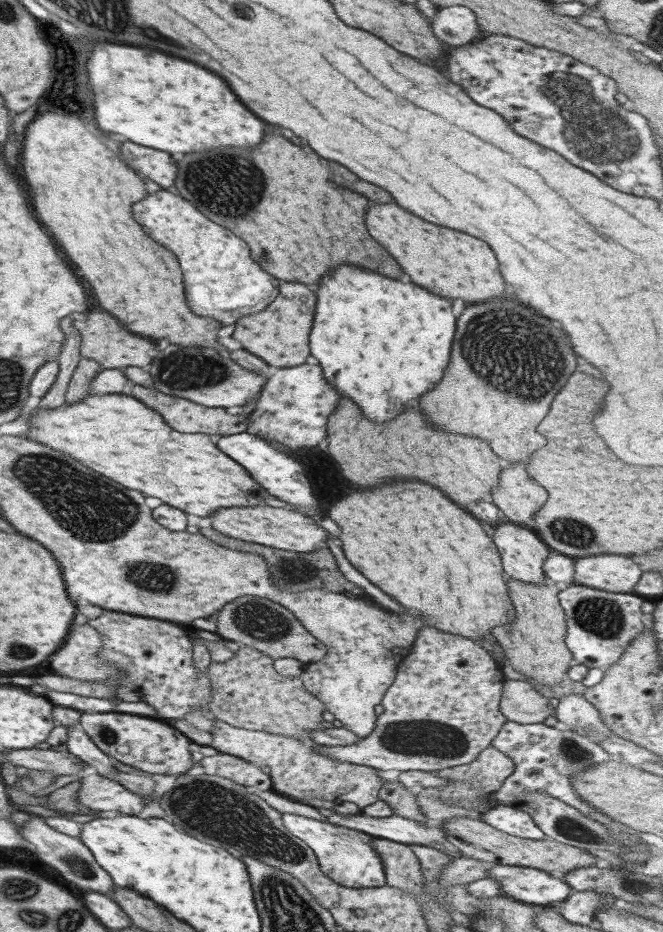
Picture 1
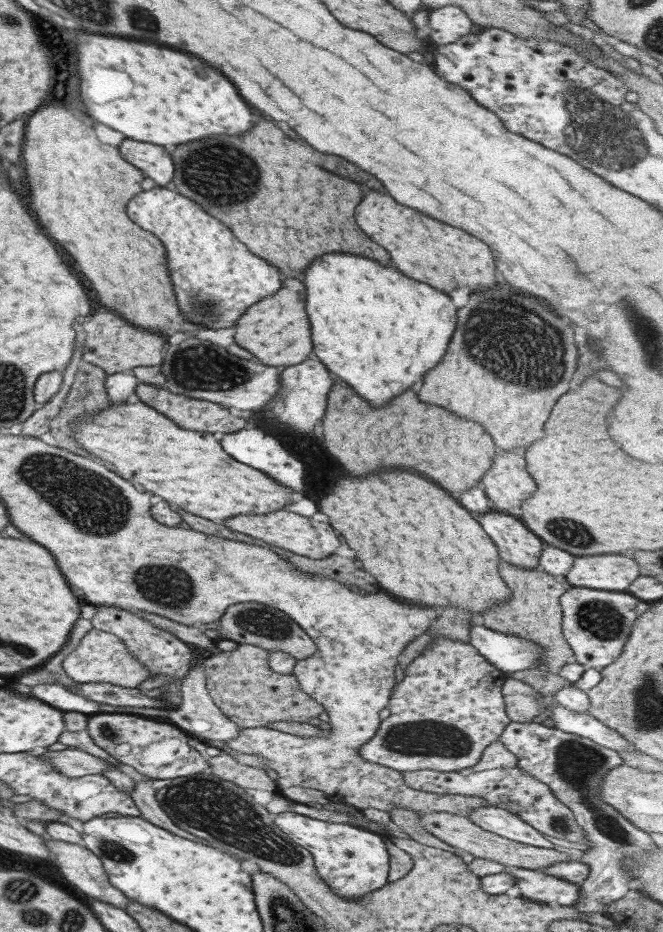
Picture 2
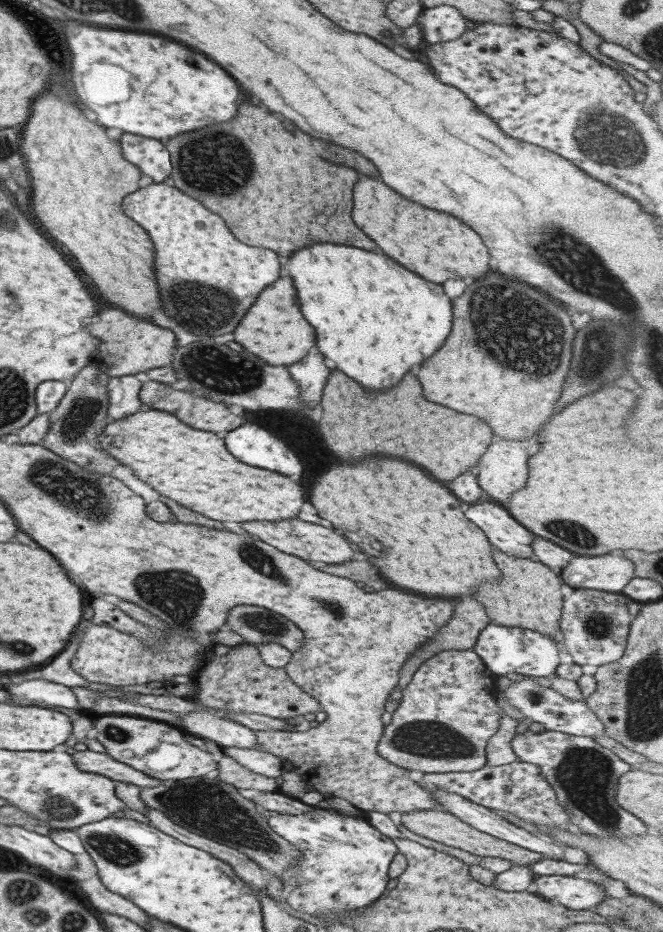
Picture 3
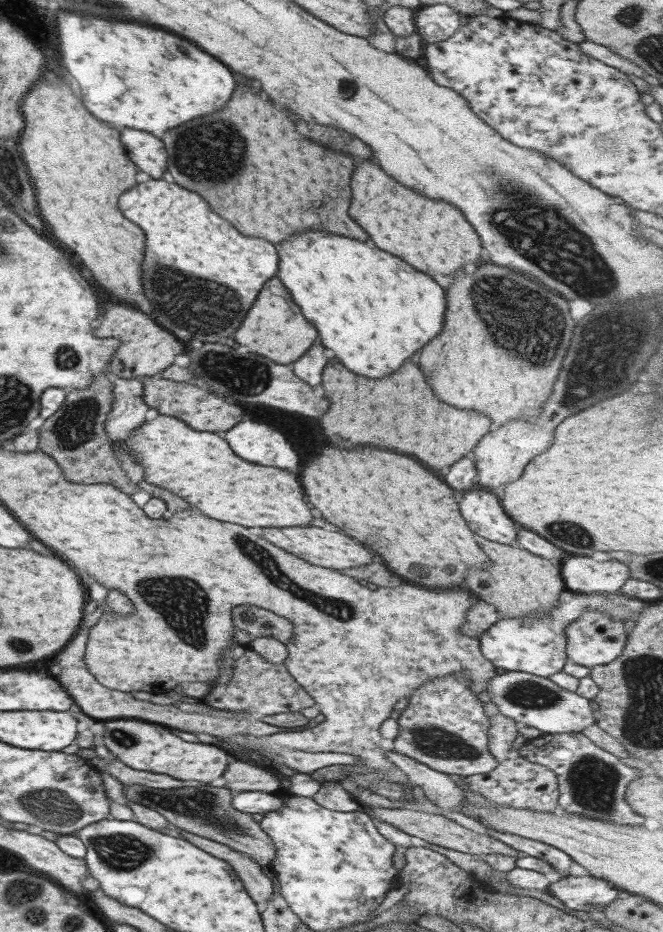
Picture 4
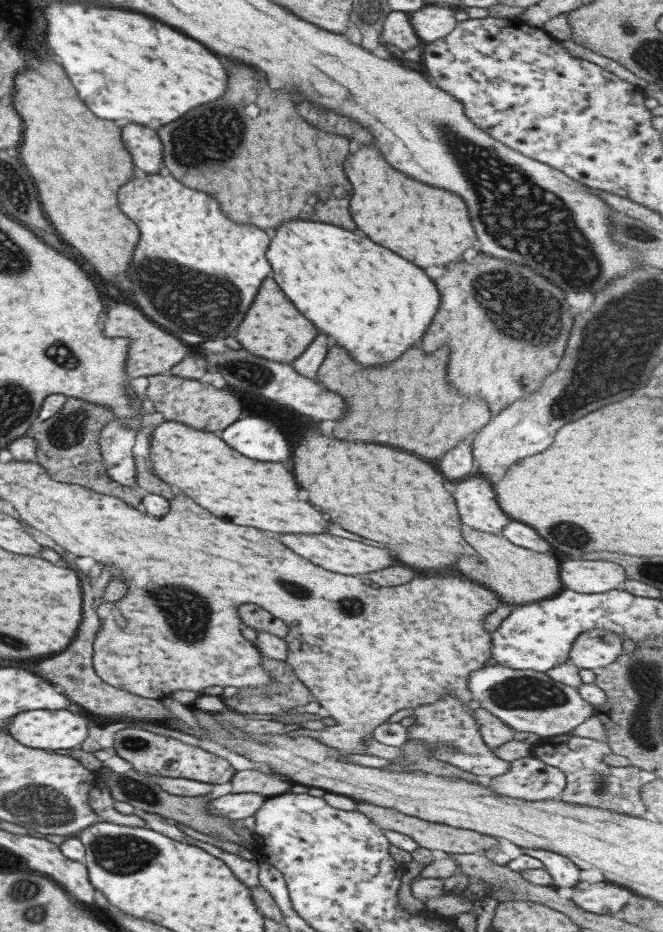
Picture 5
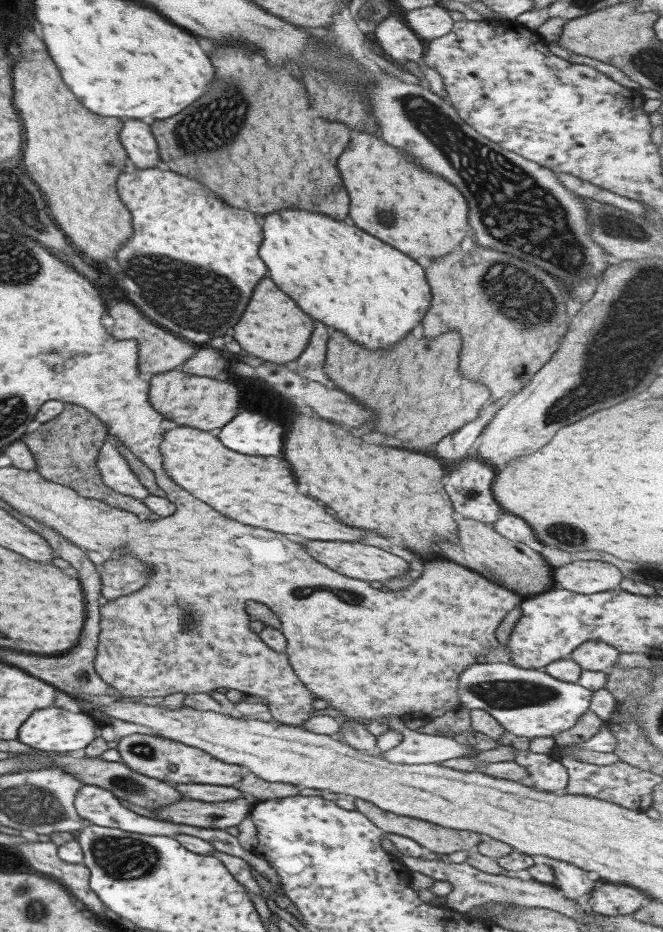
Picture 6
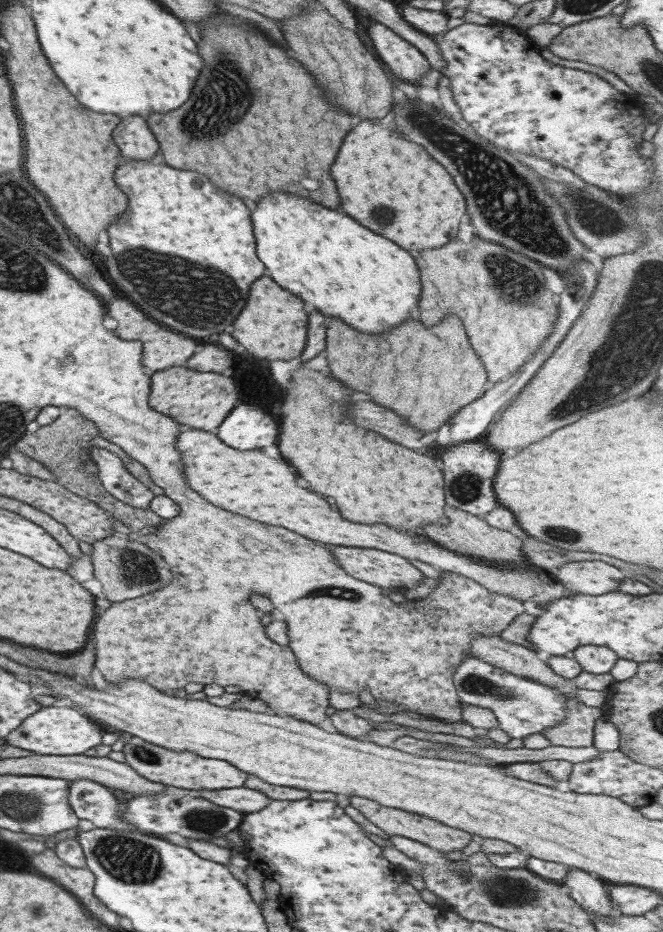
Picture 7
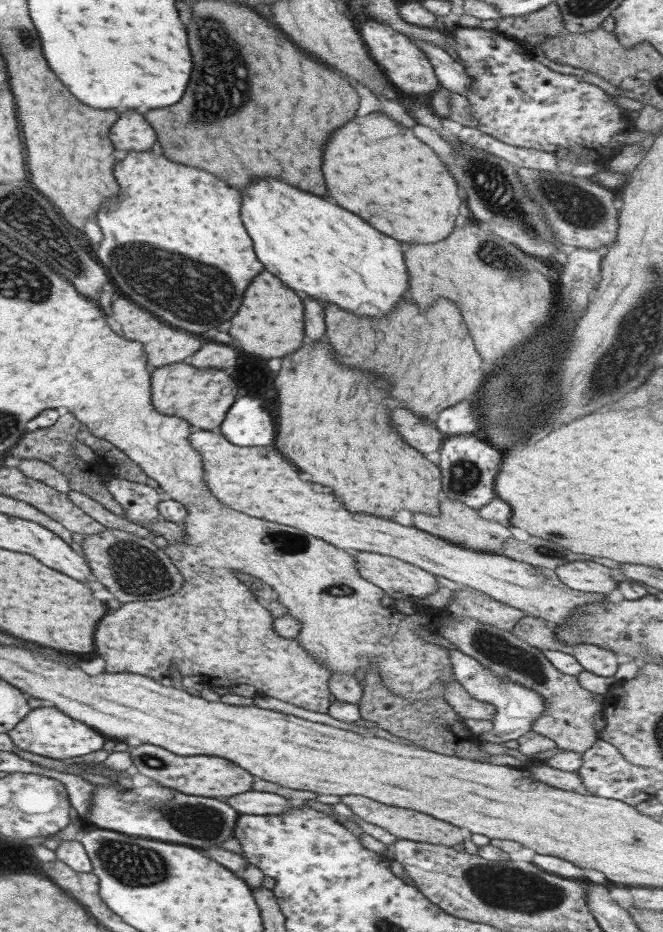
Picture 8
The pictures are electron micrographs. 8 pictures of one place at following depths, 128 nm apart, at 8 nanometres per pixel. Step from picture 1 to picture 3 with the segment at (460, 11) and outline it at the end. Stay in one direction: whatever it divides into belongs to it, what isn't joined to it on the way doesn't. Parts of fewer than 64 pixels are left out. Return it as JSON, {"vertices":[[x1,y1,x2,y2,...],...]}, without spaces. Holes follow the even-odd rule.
{"vertices":[[446,4,423,8,417,21,422,24,422,38,429,45,453,40,467,30,465,17]]}

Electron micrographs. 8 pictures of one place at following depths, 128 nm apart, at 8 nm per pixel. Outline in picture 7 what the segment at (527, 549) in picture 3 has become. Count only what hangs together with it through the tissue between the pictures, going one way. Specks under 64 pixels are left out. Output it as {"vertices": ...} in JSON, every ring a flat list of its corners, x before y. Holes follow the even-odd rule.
{"vertices":[[473,440,447,447,440,459,443,464,444,501,447,505,481,518,495,508,497,502,492,484,501,459,499,454,485,447,480,440]]}

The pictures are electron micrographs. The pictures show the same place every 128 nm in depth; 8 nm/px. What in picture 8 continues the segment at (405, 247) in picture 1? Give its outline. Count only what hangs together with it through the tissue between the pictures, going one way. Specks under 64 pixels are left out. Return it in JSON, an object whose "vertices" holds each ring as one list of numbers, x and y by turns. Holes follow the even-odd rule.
{"vertices":[[371,112,363,118,351,118,341,128,337,128,325,142,321,172,327,184,327,194,335,200,335,204,361,216,365,222,371,222,373,216,373,228,401,242,429,244,443,240,451,232,457,208,461,204,457,196,457,186,445,166,435,156,435,152,421,144,411,132,401,134,401,124,381,112]]}

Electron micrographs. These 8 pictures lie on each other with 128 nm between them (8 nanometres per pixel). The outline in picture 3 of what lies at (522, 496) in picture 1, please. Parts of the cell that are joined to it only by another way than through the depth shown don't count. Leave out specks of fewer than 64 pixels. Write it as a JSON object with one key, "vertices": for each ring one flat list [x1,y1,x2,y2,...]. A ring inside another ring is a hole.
{"vertices":[[493,436,494,439,487,445,485,454,477,459,476,482,482,490,485,498,504,505,509,500,511,492,521,489,527,478,527,458,533,456,535,452,539,452,539,444,537,438,527,438,521,442,513,441,511,446,510,440],[523,446,523,448,521,448]]}

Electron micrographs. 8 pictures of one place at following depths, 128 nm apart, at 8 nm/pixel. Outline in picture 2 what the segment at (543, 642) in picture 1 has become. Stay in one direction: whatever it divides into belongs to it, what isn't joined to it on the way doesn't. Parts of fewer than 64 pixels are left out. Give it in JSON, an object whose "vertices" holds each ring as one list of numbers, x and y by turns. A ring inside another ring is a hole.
{"vertices":[[499,560,498,570,499,576,510,590,510,595,505,601,499,601,497,605,491,605,483,611,483,626,537,643,541,647,541,661,537,668,556,673,559,667,567,664,568,658,572,657,561,628,562,610,559,598,565,588,553,575,537,568,527,569]]}

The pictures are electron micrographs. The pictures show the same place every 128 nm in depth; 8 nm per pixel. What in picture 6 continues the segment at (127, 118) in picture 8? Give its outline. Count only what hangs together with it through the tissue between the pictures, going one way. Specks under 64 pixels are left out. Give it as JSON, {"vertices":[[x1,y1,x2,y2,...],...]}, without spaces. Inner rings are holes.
{"vertices":[[127,120,119,132,119,142,127,150,127,158,137,168,151,168,155,166,158,148,151,130,147,124,139,120]]}

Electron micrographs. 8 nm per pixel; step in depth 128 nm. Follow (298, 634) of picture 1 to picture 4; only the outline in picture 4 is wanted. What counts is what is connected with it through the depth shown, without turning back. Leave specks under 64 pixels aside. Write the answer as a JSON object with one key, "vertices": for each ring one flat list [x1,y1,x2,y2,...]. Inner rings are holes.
{"vertices":[[247,604,235,606,231,610,231,616,233,616,233,624,239,630,247,632,253,639,266,636,285,645,293,635,291,634,293,628,285,618,279,618,273,612,265,612,255,606,247,606]]}

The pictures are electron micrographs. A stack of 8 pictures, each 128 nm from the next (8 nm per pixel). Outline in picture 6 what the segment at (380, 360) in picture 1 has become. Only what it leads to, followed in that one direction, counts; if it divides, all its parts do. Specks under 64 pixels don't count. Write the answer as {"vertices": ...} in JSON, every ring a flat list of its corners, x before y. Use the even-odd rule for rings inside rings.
{"vertices":[[277,210,261,218,261,232,263,242,259,246,259,258,267,264,267,274,277,282,277,288,291,296,311,318,321,320,335,330,343,330,357,345,383,348,401,340,415,324,419,324,429,307,431,292,423,268,409,256,355,226,307,210]]}

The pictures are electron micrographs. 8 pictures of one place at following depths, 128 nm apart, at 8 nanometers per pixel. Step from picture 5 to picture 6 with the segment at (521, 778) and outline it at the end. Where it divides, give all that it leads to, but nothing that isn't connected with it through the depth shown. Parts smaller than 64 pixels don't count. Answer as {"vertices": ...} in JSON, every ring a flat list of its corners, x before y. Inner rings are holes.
{"vertices":[[517,750,513,760,527,771,526,782,529,787,557,793,557,795,564,793,568,779,567,771,549,754,534,754,528,750]]}

